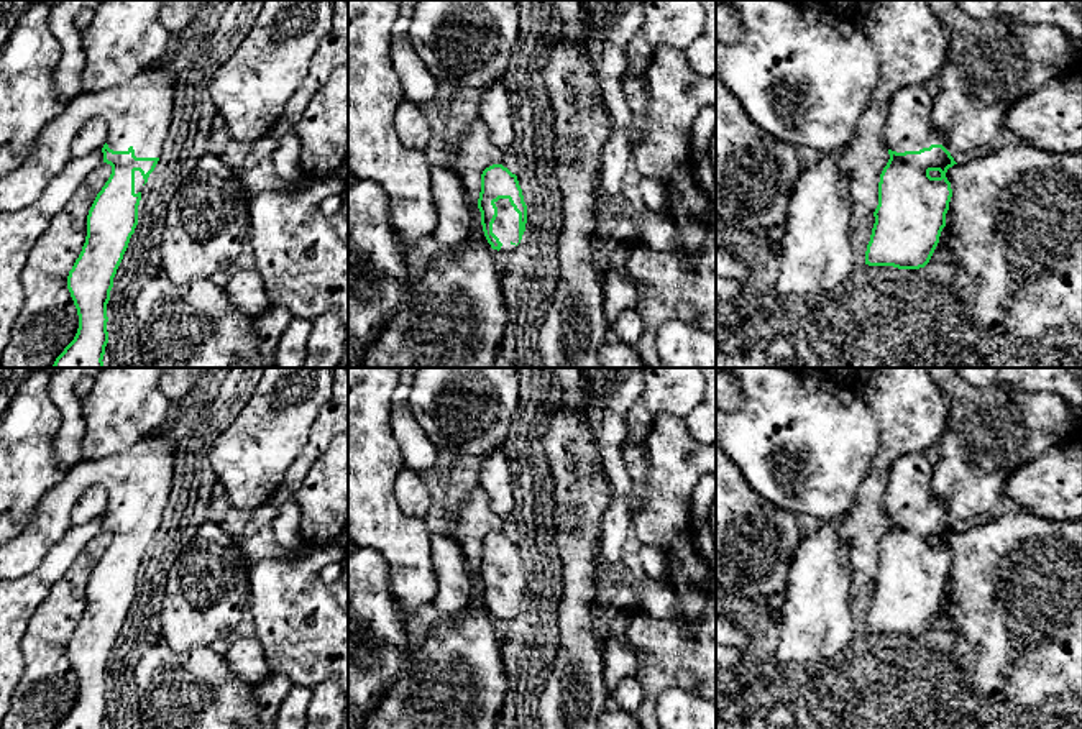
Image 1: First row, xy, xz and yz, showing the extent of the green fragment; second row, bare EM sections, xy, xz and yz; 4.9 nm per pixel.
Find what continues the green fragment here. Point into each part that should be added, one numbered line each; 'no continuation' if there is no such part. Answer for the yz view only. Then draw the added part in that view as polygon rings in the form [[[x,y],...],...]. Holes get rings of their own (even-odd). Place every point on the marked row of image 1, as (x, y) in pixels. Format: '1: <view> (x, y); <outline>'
1: yz (908, 127); [[[923,85],[900,89],[887,107],[885,143],[896,153],[942,144],[933,125],[934,97]]]

